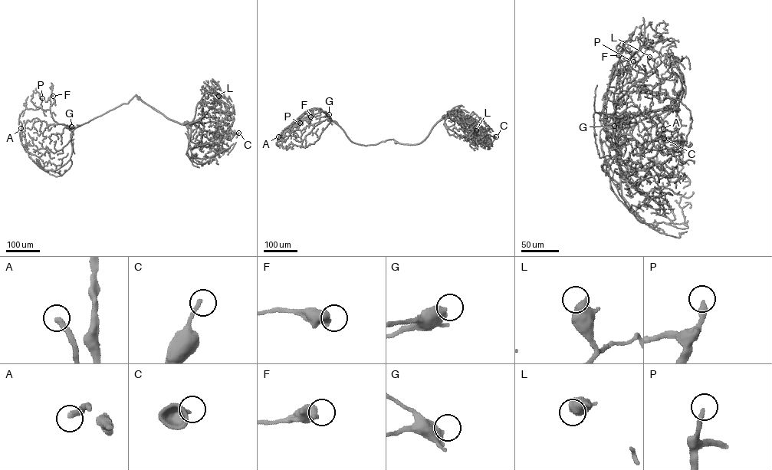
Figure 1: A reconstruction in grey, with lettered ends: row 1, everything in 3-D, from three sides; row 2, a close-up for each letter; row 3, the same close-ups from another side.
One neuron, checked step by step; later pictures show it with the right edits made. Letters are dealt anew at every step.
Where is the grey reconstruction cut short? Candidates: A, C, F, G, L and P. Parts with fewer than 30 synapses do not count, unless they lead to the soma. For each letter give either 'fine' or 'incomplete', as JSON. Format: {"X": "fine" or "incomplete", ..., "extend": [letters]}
{"A": "incomplete", "C": "incomplete", "F": "fine", "G": "fine", "L": "fine", "P": "incomplete", "extend": ["A", "C", "P"]}

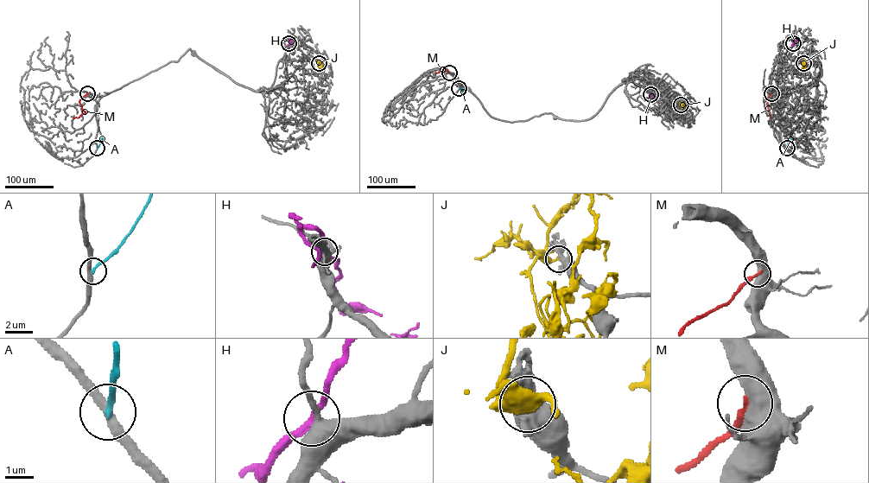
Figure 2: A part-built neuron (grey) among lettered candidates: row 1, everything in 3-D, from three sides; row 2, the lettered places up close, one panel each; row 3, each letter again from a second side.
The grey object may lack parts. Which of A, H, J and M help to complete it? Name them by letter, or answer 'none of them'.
none of them

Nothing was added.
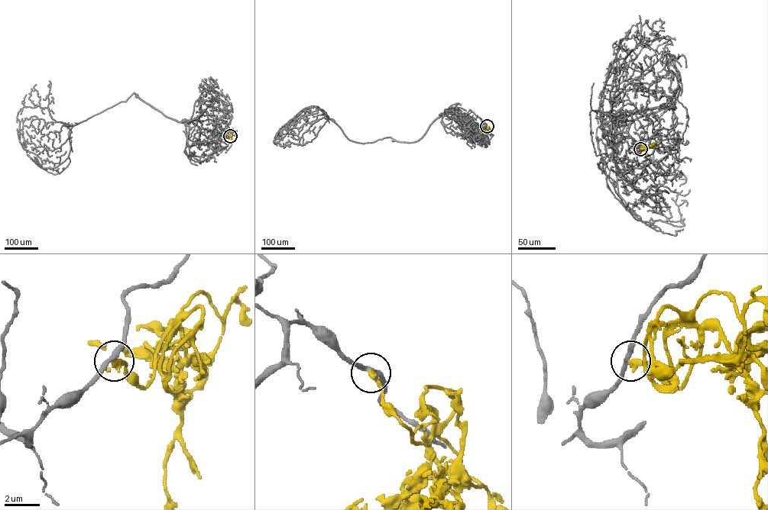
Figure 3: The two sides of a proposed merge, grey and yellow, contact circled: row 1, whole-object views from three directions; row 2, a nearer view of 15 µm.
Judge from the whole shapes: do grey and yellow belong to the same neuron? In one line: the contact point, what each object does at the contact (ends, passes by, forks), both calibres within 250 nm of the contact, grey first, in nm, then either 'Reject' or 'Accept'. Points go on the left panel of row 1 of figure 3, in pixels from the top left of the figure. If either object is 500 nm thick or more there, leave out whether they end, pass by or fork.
Place: (230, 136). At the ring grey passes by. At the ring yellow ends. Thickness 280 nm (grey) against 360 nm. Reject

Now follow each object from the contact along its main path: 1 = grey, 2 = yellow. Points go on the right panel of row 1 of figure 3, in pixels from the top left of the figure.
1: (640, 149), (650, 140), (636, 114), (610, 114), (625, 118), (668, 101), (678, 85), (672, 57)
2: (640, 149), (658, 145)

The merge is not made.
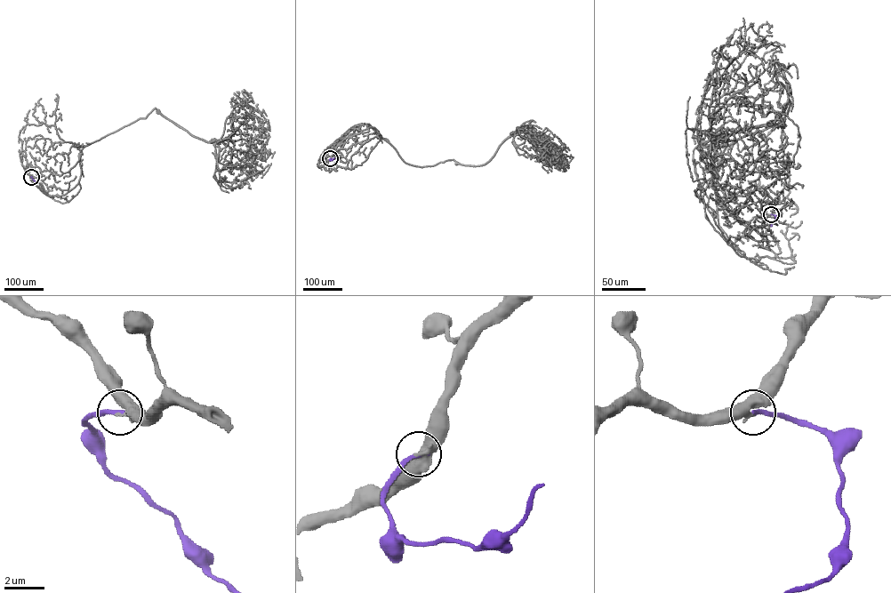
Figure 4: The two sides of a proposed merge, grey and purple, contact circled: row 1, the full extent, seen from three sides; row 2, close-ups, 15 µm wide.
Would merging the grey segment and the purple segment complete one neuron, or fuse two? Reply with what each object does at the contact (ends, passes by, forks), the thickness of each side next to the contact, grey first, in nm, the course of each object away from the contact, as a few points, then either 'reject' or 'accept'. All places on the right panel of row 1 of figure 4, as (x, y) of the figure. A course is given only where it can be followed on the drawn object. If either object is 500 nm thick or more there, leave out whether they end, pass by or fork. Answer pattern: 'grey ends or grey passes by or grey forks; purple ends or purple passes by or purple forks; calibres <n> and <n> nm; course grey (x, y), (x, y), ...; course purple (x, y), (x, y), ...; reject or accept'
grey passes by; purple ends; calibres 240 and 220 nm; course grey (771, 214), (744, 221), (707, 206), (701, 190), (726, 147), (787, 115), (789, 92), (774, 60), (782, 67); course purple (771, 214), (775, 220), (771, 226); accept

